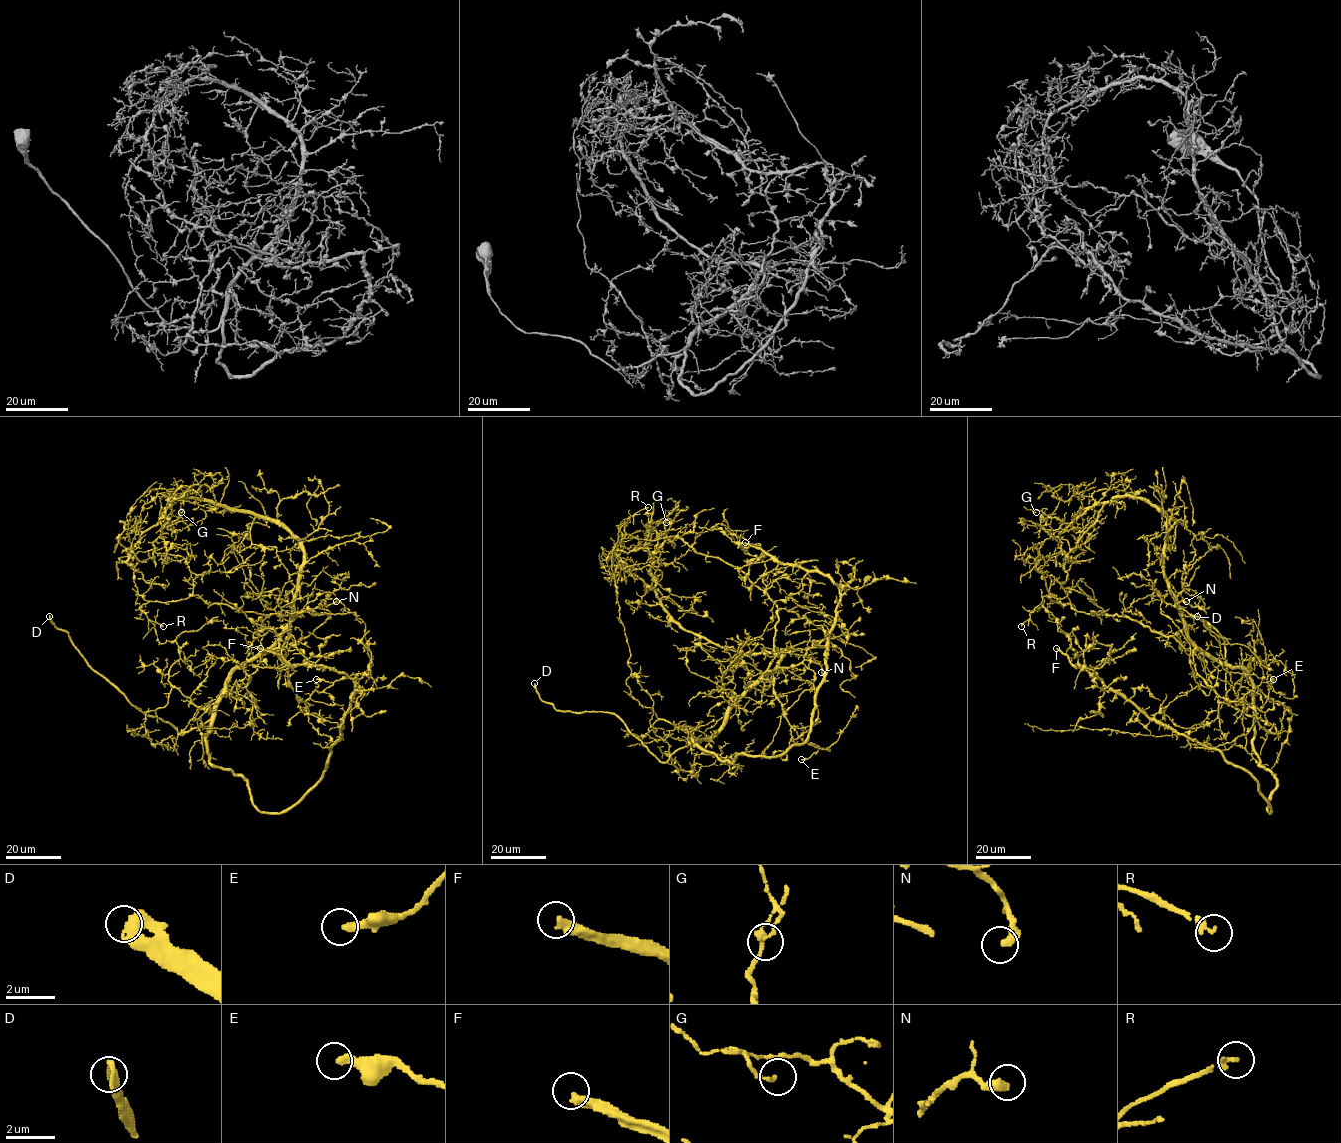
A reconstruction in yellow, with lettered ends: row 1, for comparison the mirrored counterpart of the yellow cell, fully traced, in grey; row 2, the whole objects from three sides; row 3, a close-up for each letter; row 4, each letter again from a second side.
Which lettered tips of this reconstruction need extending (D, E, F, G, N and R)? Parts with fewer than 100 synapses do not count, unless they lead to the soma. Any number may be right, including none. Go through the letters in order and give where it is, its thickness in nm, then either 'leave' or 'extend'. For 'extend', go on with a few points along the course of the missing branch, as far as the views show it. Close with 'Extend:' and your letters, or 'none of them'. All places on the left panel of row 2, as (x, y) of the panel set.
D: (49, 616) | 480 nm | extend
E: (316, 679) | 320 nm | leave
F: (260, 648) | 360 nm | extend | (260, 648), (244, 648), (227, 665), (206, 696), (193, 726), (214, 728), (246, 737), (281, 739)
G: (181, 512) | 120 nm | leave
N: (336, 601) | 400 nm | leave
R: (163, 626) | 280 nm | leave
Extend: D, F

